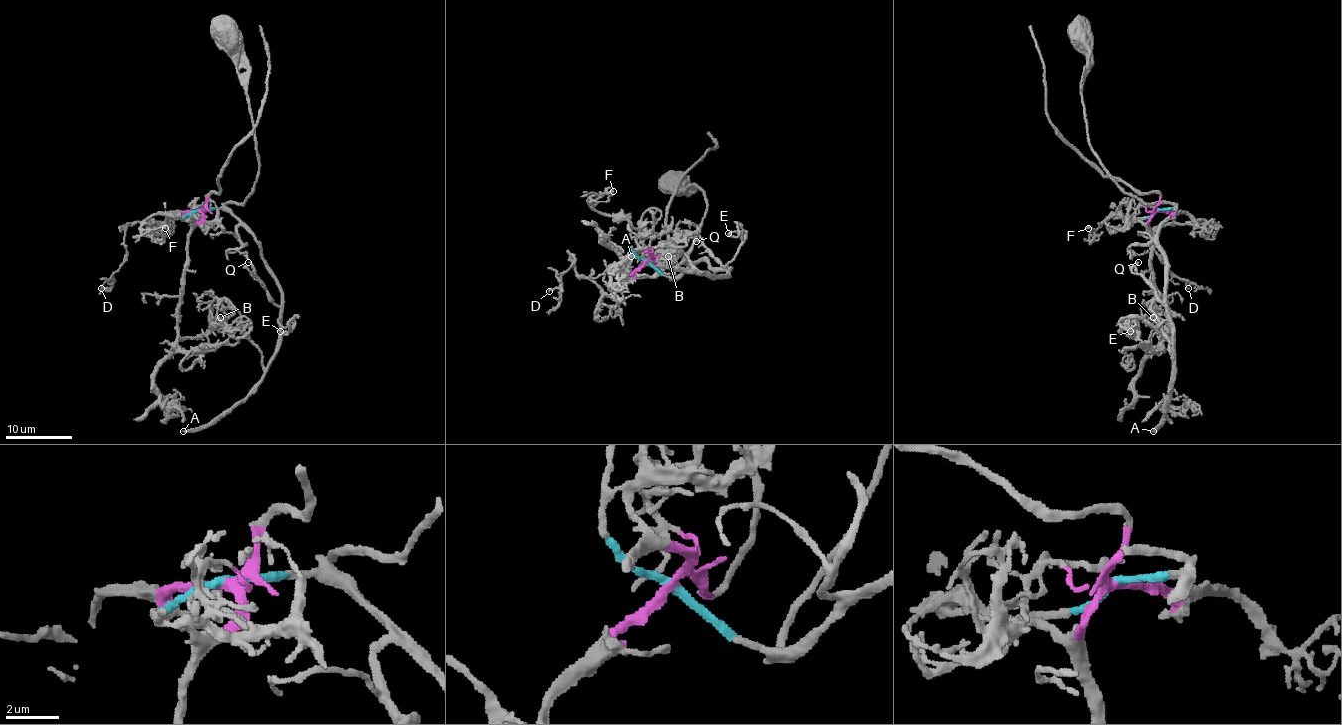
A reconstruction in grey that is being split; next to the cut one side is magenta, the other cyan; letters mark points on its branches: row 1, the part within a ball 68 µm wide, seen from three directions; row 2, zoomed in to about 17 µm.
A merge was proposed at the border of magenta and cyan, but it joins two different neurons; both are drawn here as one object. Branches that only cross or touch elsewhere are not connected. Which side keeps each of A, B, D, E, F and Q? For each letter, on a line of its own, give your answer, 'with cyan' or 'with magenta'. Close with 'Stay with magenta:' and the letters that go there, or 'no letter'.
A: with cyan
B: with magenta
D: with magenta
E: with cyan
F: with cyan
Q: with cyan
Stay with magenta: B, D

